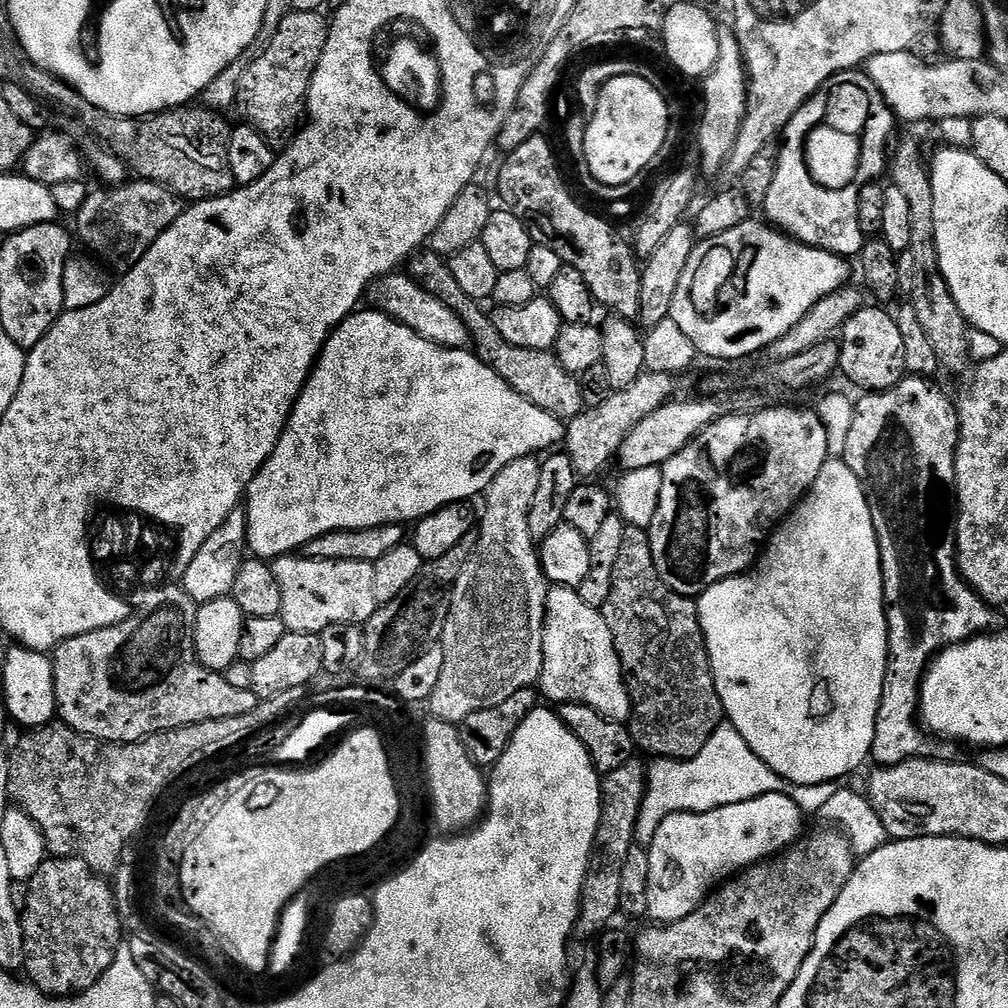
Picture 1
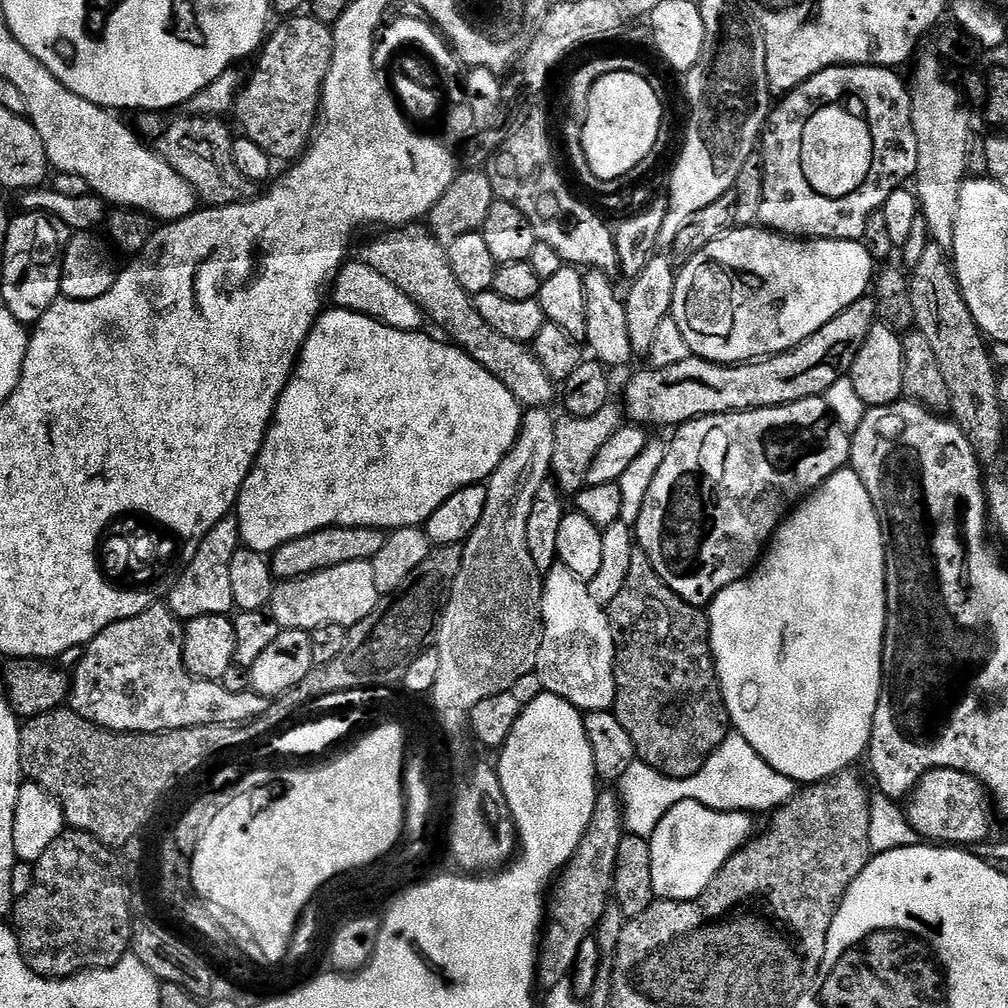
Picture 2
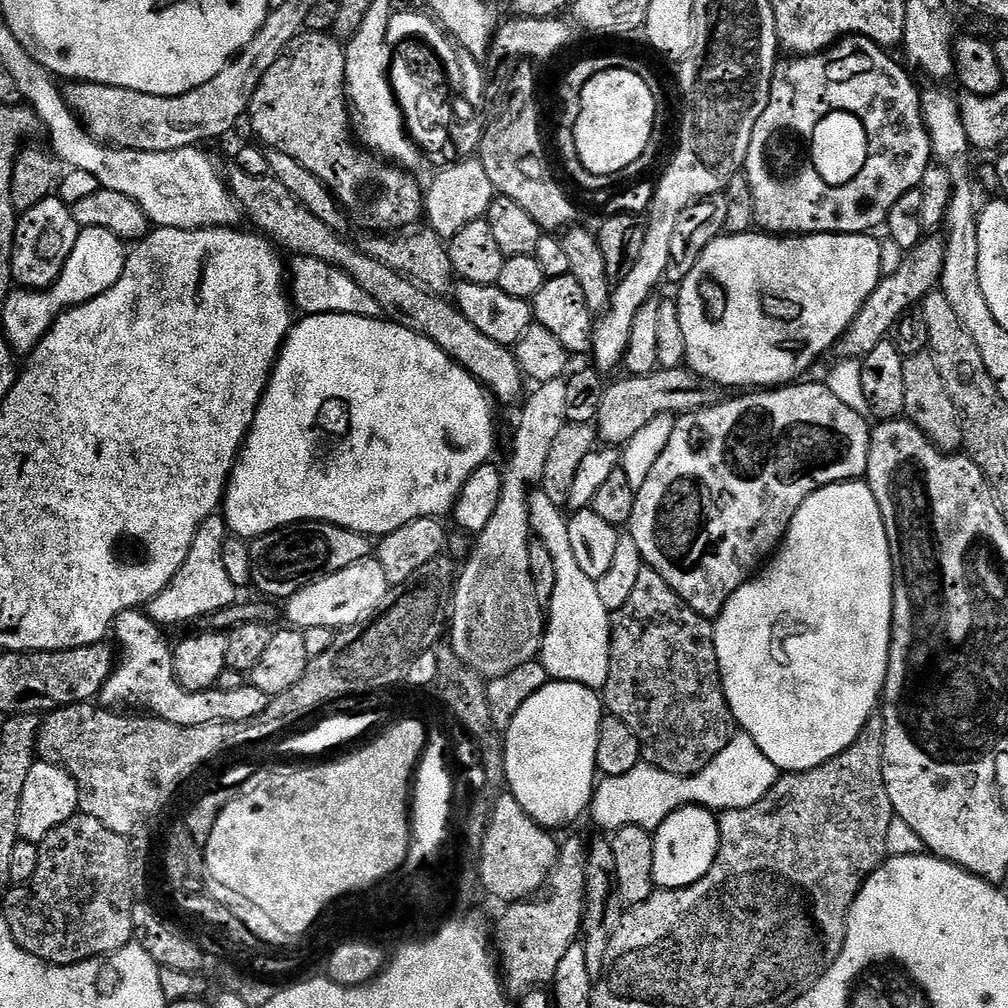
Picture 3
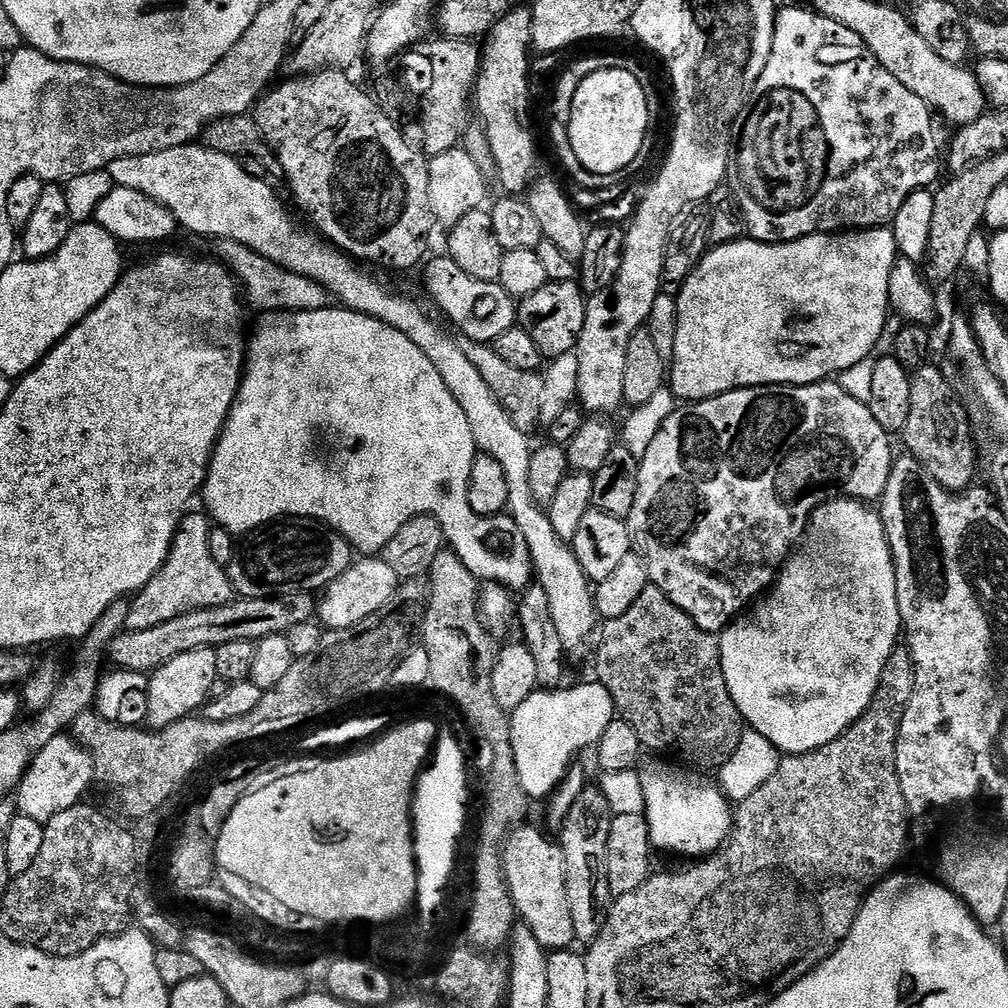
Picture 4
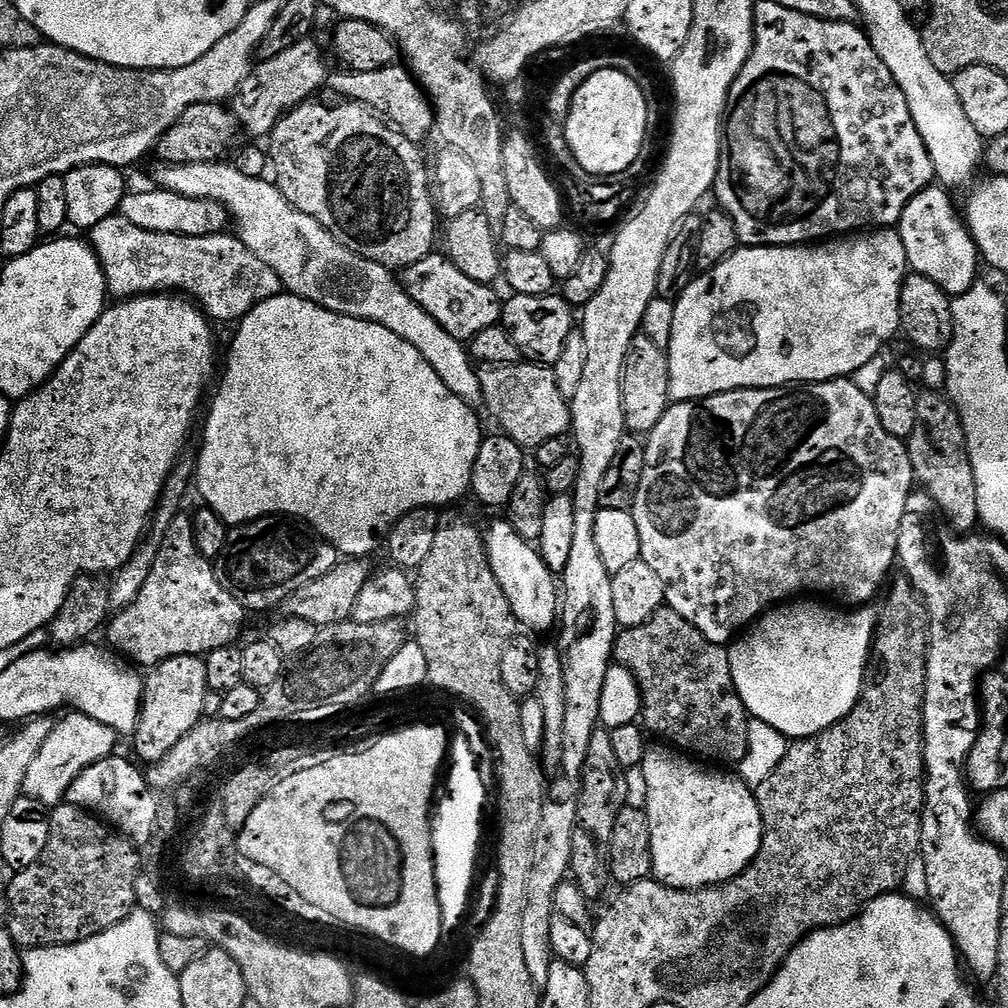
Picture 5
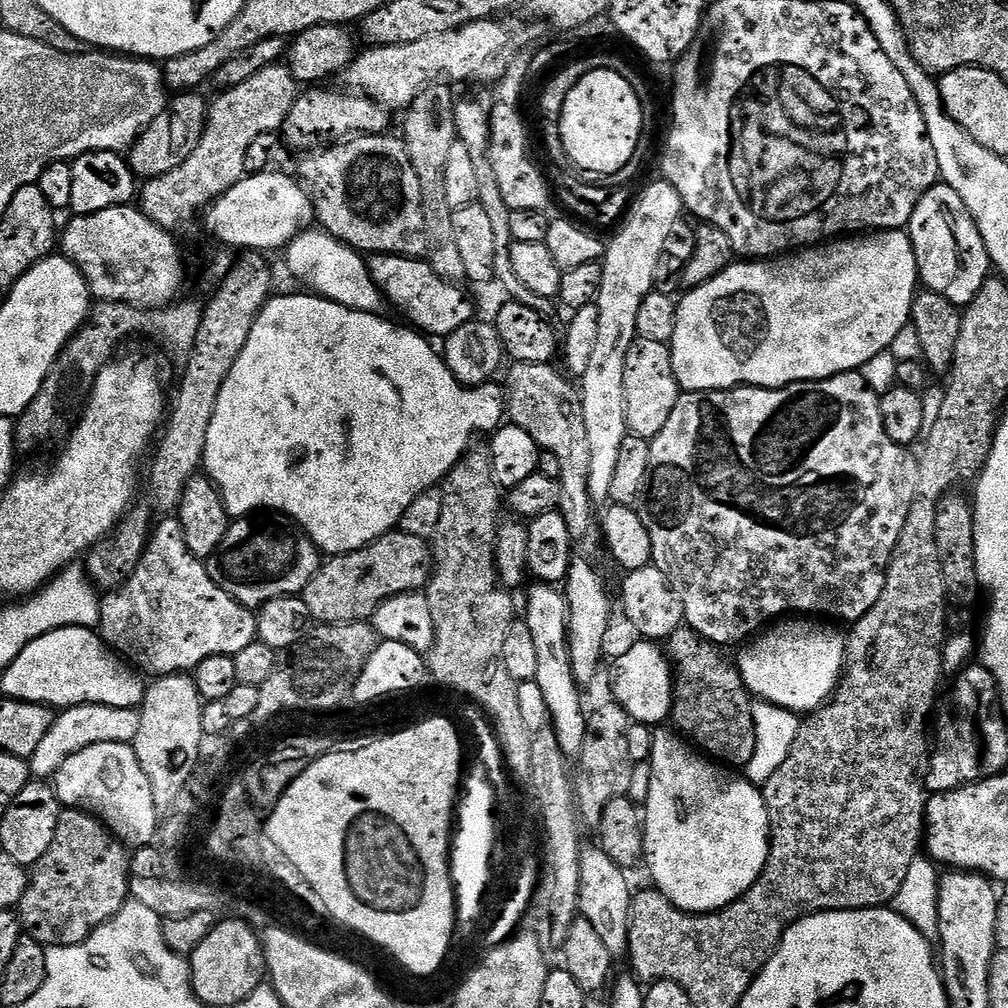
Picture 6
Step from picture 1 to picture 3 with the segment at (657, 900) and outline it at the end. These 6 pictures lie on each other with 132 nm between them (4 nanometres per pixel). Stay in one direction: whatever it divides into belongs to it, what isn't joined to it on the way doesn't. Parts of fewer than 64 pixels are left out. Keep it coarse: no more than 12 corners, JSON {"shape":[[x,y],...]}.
{"shape":[[685,806],[658,826],[657,889],[685,888],[714,866],[720,821]]}

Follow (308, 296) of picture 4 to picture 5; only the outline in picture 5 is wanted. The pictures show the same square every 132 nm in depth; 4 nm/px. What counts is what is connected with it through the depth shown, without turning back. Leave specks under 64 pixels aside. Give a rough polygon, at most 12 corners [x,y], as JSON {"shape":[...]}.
{"shape":[[90,229],[113,297],[239,322],[285,291],[235,234]]}

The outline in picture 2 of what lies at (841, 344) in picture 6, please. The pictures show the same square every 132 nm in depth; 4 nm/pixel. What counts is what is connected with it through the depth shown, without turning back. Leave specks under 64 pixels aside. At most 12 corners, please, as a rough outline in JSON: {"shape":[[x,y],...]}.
{"shape":[[736,226],[679,269],[693,356],[747,364],[869,295],[858,240]]}

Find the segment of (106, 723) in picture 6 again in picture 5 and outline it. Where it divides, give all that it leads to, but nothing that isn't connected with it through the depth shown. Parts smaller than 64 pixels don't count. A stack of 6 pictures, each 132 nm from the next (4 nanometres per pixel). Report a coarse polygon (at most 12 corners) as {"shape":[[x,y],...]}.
{"shape":[[72,710],[42,742],[23,795],[61,803],[117,751],[118,733]]}

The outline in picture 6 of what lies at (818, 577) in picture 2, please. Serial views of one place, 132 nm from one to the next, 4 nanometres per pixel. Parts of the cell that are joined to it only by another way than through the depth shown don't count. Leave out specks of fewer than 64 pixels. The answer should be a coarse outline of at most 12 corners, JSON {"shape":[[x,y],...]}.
{"shape":[[788,618],[739,649],[757,701],[811,714],[832,699],[846,636]]}

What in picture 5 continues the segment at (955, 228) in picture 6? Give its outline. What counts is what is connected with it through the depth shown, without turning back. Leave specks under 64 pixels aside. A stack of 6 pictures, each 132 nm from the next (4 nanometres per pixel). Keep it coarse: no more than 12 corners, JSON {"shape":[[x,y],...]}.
{"shape":[[940,186],[902,210],[912,272],[949,298],[977,283],[982,257]]}

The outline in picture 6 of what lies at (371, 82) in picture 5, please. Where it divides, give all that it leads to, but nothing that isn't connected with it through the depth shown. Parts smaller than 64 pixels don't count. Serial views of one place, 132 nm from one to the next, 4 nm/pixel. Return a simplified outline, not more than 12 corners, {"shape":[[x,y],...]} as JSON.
{"shape":[[312,86],[282,129],[312,154],[353,136],[382,136],[393,113],[348,90]]}

